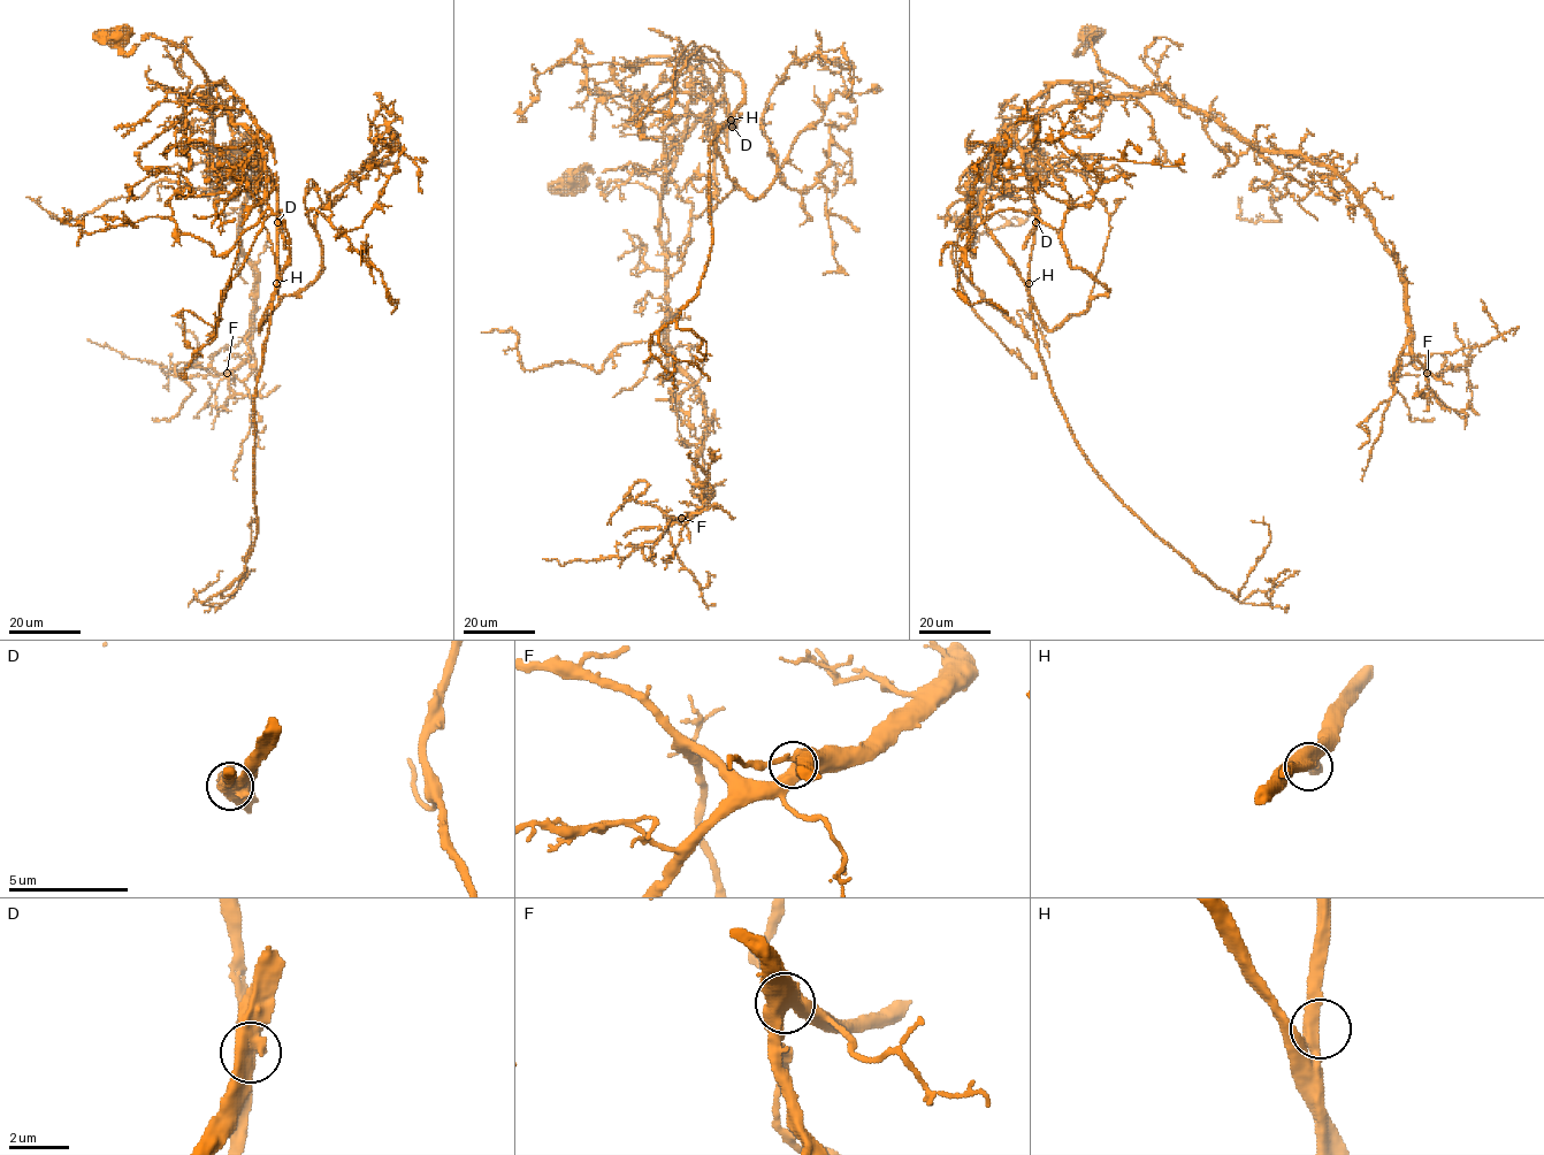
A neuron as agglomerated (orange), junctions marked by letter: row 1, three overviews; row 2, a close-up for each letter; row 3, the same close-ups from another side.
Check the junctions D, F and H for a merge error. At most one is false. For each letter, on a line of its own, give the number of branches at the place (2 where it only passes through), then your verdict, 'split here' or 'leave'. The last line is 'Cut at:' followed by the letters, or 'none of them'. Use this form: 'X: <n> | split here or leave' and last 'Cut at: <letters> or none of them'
D: 2 | split here
F: 2 | leave
H: 2 | leave
Cut at: D

